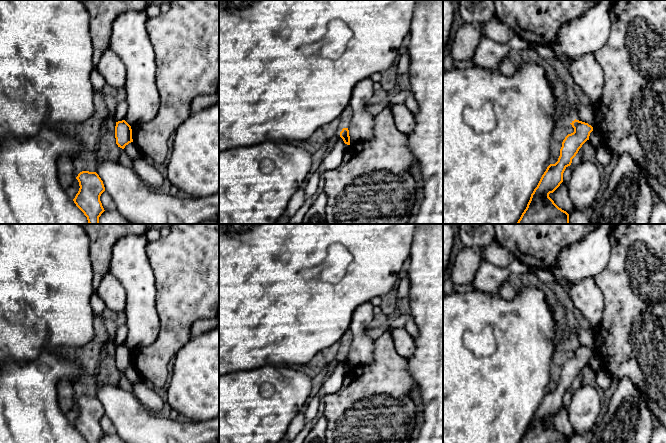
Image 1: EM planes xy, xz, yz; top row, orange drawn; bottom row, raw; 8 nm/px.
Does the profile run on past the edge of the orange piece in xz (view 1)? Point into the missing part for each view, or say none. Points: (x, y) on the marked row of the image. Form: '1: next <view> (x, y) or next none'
1: next none

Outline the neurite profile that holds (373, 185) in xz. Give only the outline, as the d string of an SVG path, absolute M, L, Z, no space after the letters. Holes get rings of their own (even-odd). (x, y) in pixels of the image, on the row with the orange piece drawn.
M390 105L384 107L375 116L373 138L350 144L342 163L333 170L323 172L325 184L322 192L328 198L325 224L407 224L420 187L420 180L410 173L410 168L416 164L407 134L397 129Z

